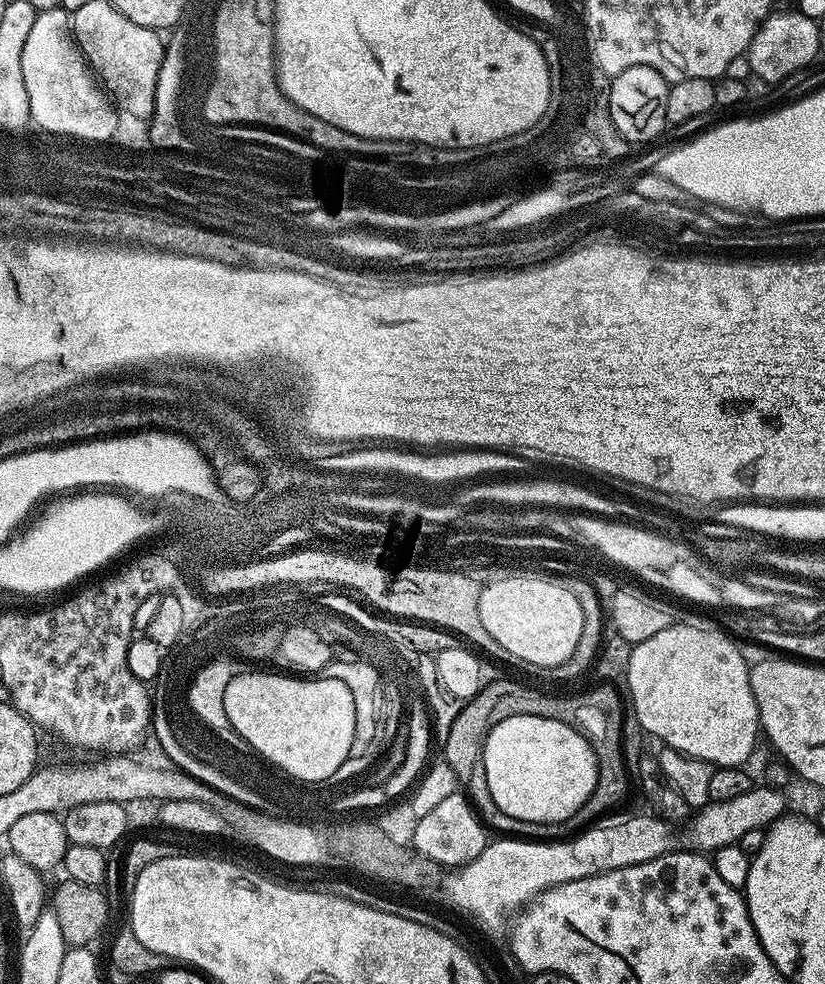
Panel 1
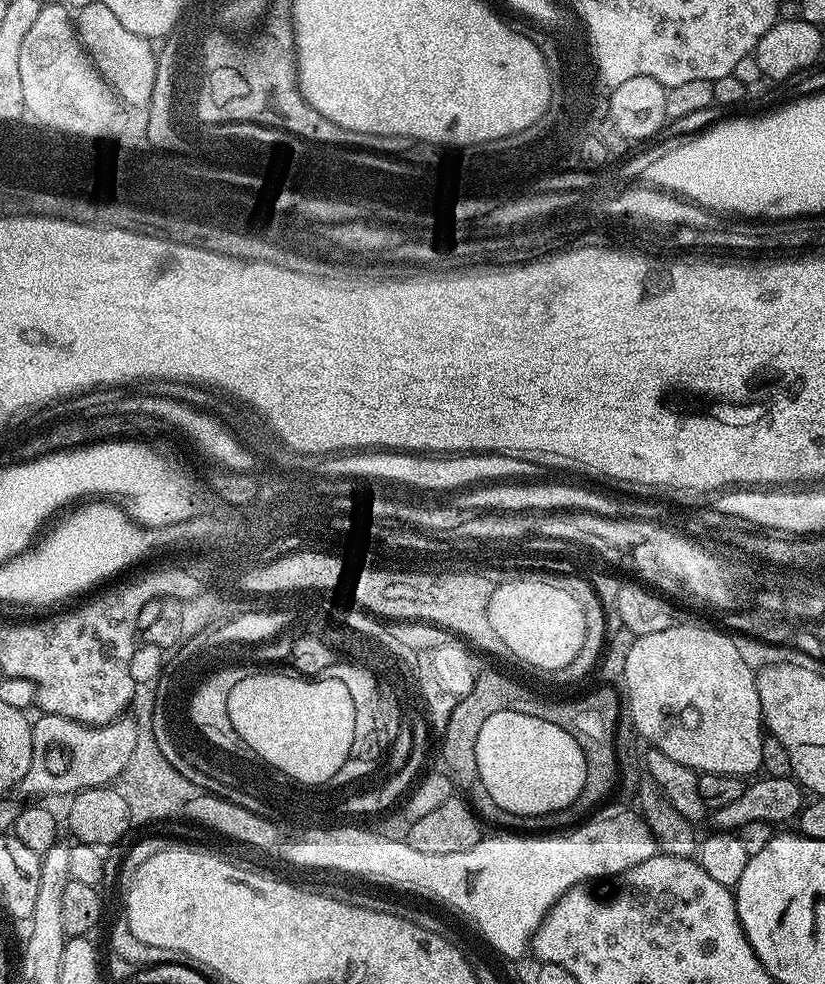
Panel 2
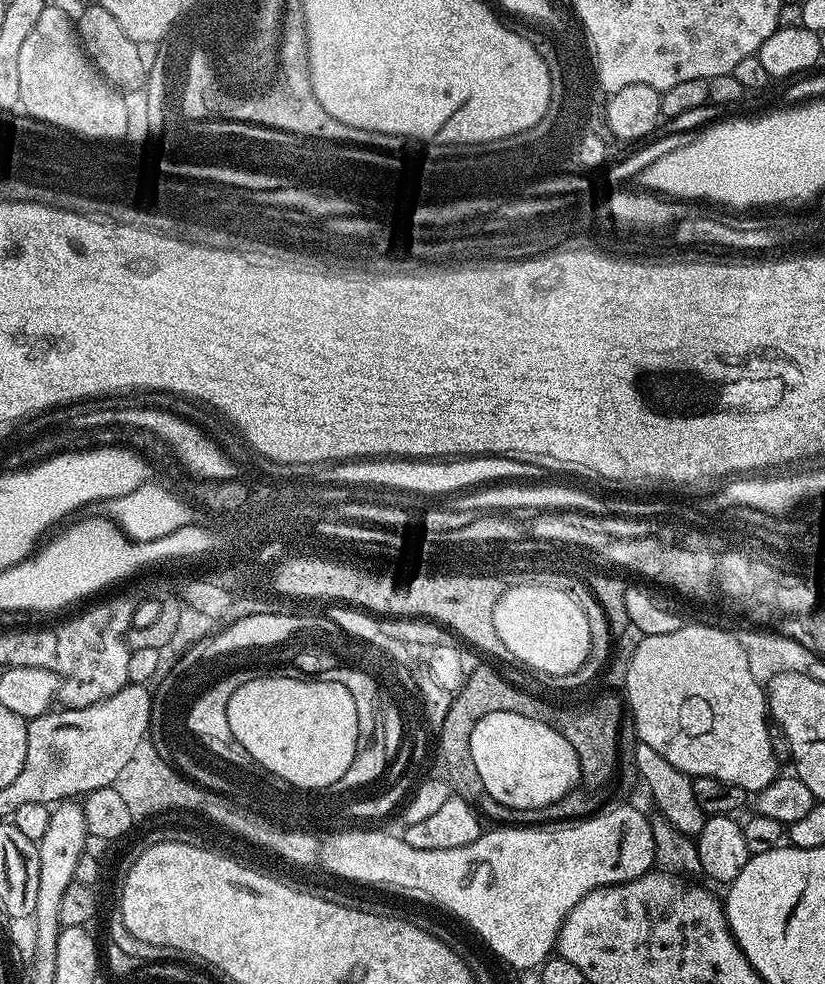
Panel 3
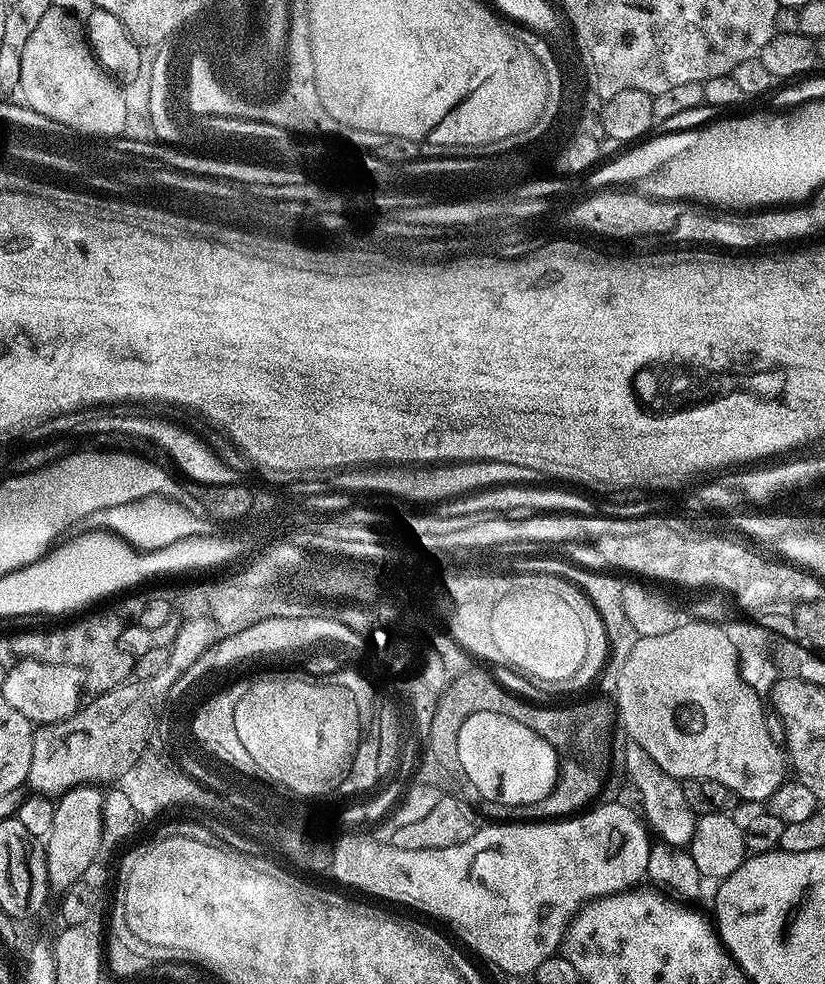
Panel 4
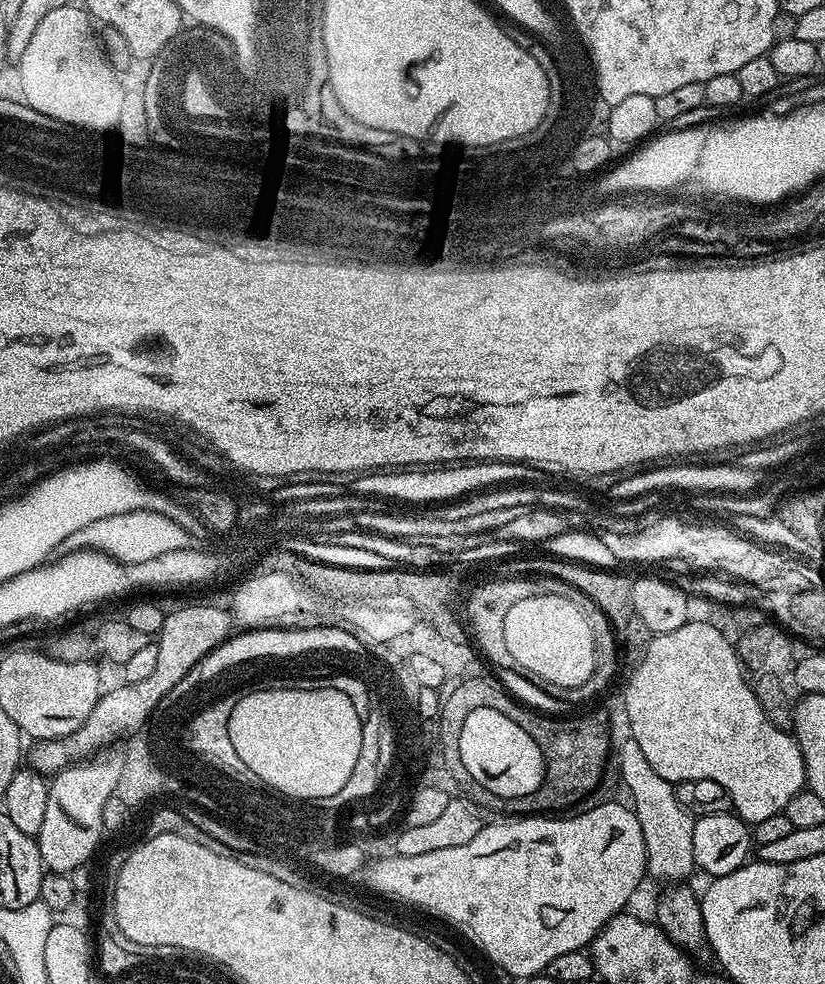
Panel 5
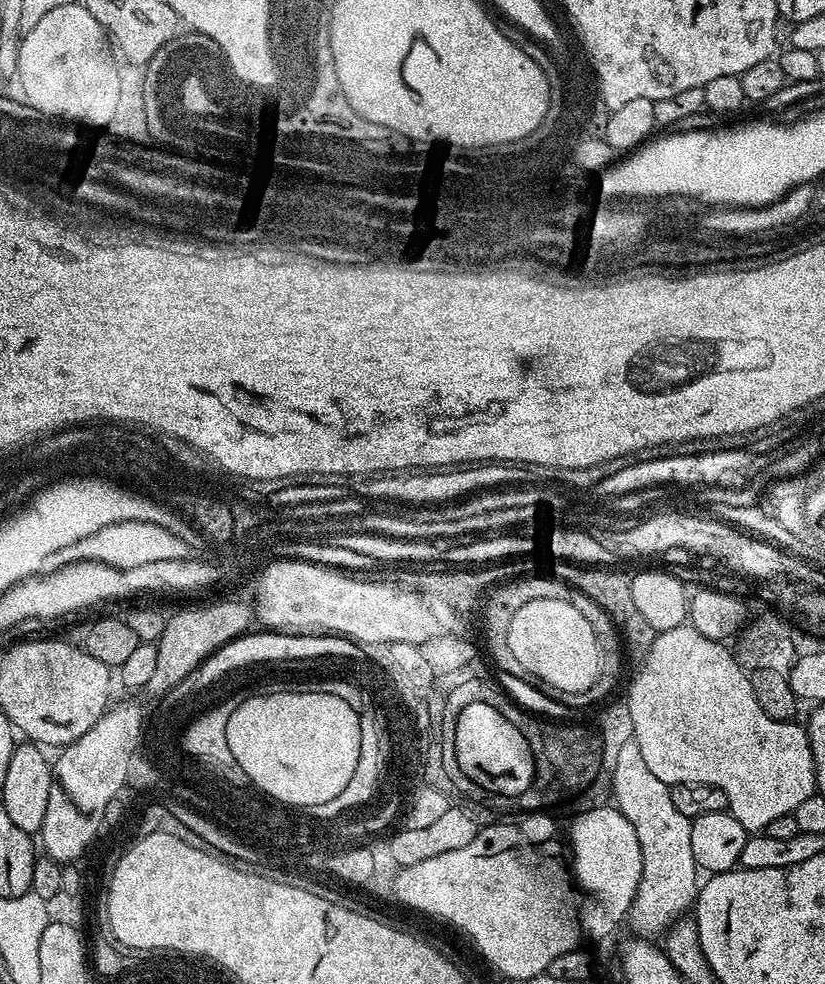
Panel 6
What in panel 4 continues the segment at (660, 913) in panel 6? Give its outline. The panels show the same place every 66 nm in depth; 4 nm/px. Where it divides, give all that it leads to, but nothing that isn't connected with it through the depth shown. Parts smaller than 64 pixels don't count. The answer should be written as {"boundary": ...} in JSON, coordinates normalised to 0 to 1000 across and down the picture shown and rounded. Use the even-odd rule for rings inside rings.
{"boundary":[[[761,752],[758,757],[756,780],[761,784],[767,799],[776,804],[775,820],[778,822],[778,829],[784,840],[794,849],[796,846],[806,854],[801,855],[816,863],[824,864],[838,859],[845,828],[836,823],[836,819],[832,819],[832,807],[827,807],[825,794],[802,784],[798,774],[793,774],[793,770],[788,770],[788,766],[783,766],[783,762],[773,758],[773,754]]]}

